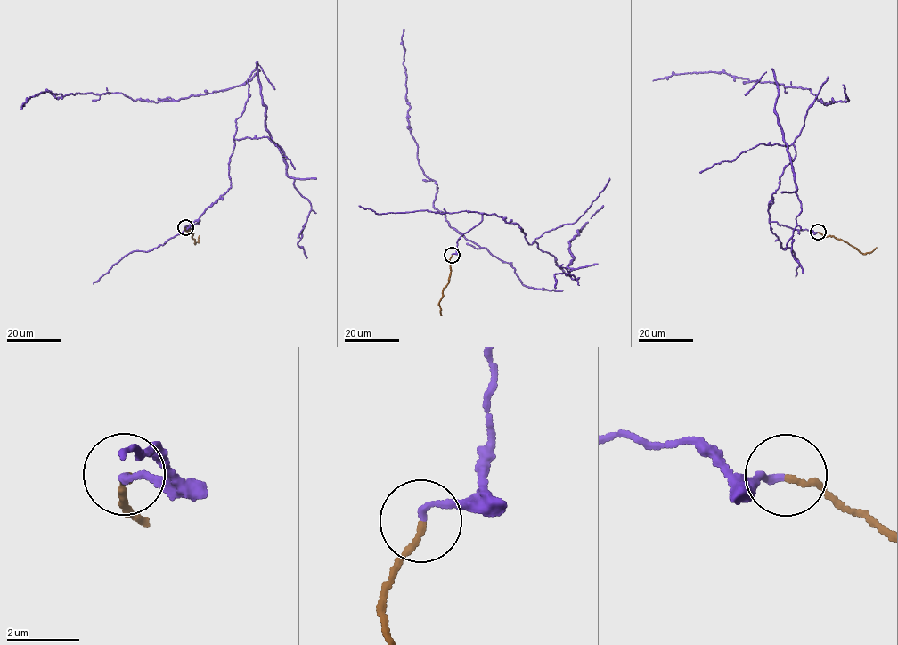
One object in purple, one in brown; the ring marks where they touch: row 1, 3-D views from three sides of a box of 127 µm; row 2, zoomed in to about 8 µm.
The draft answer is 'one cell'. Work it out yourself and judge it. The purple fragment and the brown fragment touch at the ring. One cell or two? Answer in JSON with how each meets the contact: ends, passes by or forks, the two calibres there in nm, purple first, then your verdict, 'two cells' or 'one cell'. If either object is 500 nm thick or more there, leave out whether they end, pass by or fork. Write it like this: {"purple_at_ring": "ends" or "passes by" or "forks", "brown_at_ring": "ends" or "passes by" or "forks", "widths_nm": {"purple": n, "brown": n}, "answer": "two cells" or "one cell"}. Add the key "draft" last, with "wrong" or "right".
{"purple_at_ring": "ends", "brown_at_ring": "ends", "widths_nm": {"purple": 190, "brown": 170}, "answer": "one cell", "draft": "right"}

